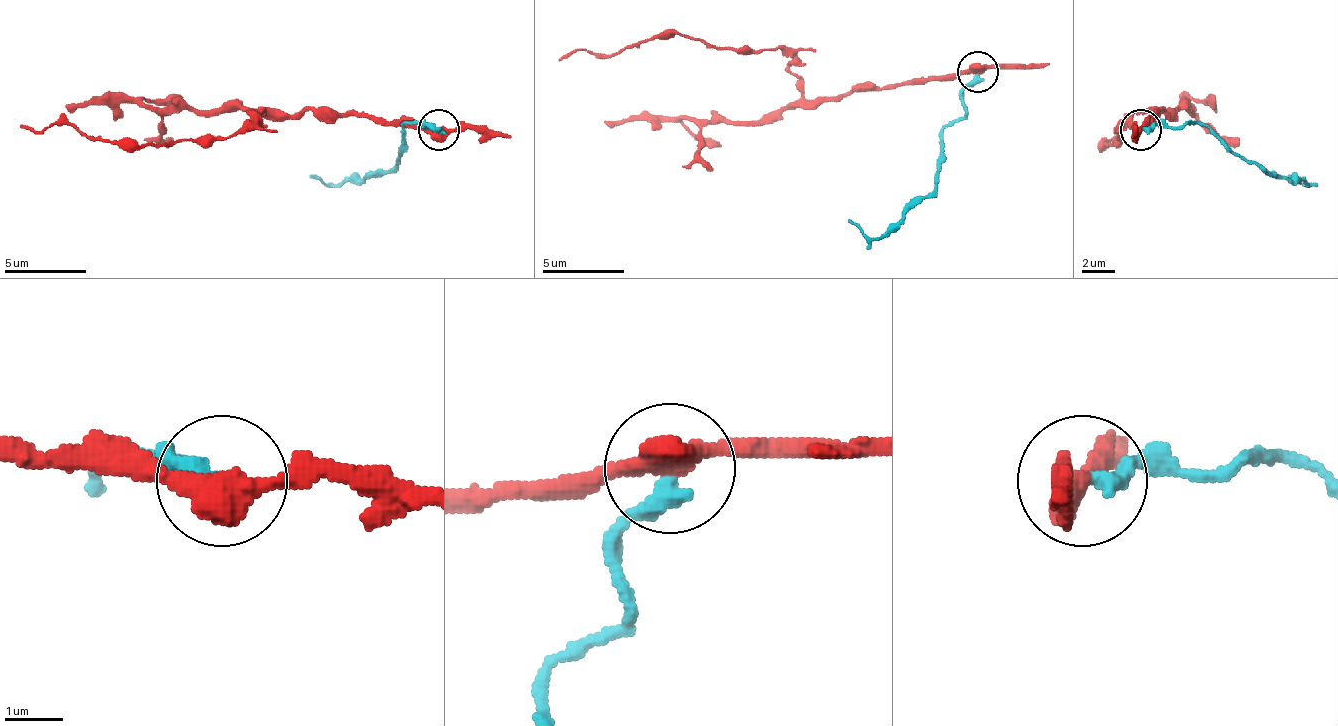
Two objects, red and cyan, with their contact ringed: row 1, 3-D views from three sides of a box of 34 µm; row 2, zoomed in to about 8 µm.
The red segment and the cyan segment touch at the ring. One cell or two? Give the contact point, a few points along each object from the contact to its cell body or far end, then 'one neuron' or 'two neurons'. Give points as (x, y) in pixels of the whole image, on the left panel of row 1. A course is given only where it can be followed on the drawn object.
at (439, 129); red runs (438, 130), (311, 110), (249, 114), (224, 139), (101, 143), (52, 122), (36, 130), (19, 126); cyan runs (438, 130), (421, 122), (405, 126), (393, 167), (339, 184), (327, 184), (311, 175); two neurons

